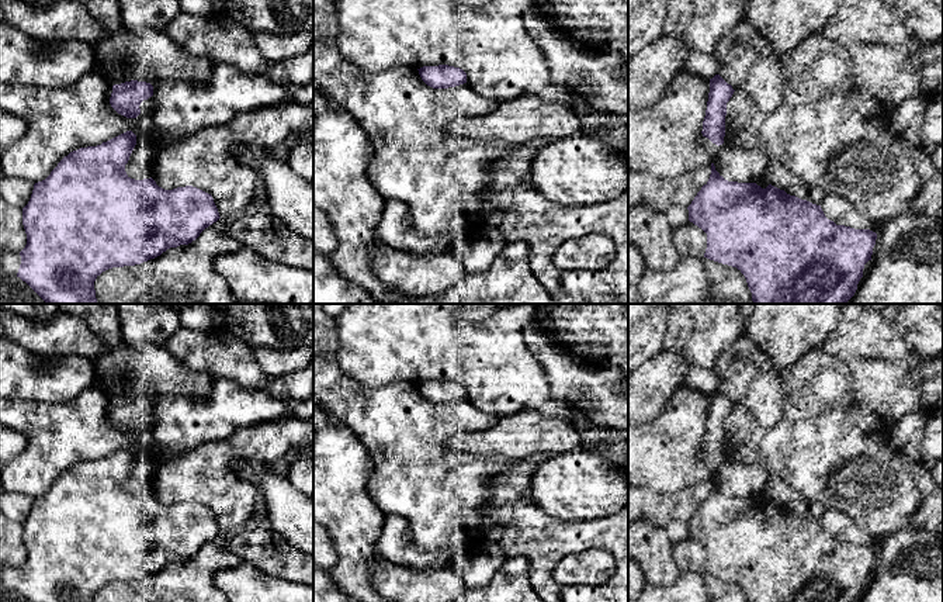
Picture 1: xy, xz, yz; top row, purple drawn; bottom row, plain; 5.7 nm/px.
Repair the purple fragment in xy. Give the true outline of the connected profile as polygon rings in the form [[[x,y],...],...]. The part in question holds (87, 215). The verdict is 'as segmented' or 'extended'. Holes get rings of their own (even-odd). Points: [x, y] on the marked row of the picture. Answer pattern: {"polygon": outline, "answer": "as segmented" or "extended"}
{"polygon": [[[126,131],[107,142],[103,142],[101,145],[80,148],[65,156],[45,180],[35,183],[31,198],[22,208],[22,225],[27,233],[27,245],[21,252],[17,253],[4,252],[4,255],[0,257],[0,270],[10,276],[20,277],[46,304],[97,304],[94,281],[103,271],[112,267],[141,264],[160,256],[170,248],[188,245],[195,241],[205,228],[221,218],[212,196],[197,187],[186,186],[173,190],[164,190],[159,187],[152,177],[143,180],[131,179],[125,172],[125,165],[128,163],[135,145],[136,135],[132,131]]], "answer": "extended"}

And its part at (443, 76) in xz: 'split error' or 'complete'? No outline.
complete

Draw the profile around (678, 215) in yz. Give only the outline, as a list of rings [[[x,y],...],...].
[[[673,204],[665,211],[665,214],[673,228],[689,222],[689,210],[684,205]]]

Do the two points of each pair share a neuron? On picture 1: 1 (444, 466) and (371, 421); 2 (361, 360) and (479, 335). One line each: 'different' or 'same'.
1: same
2: same

